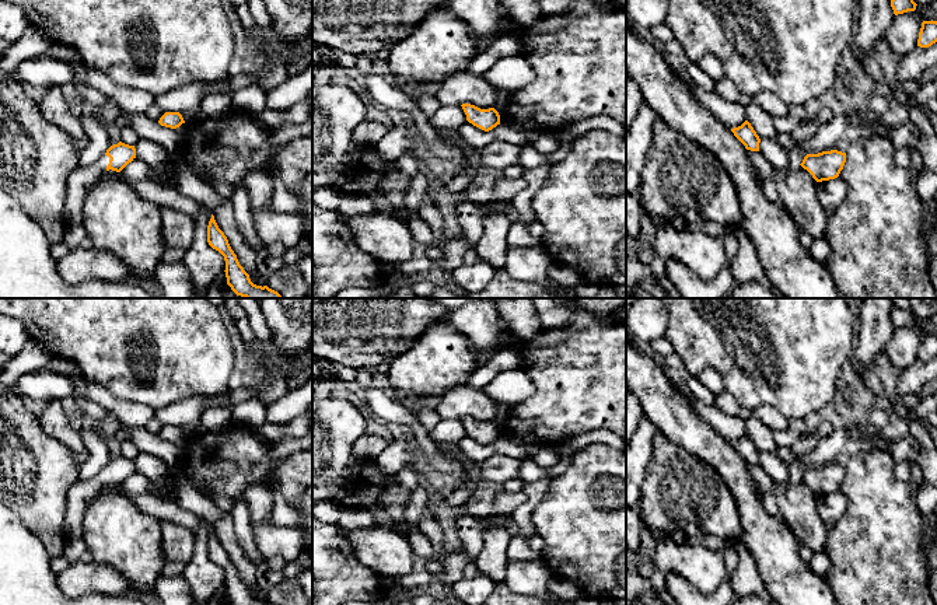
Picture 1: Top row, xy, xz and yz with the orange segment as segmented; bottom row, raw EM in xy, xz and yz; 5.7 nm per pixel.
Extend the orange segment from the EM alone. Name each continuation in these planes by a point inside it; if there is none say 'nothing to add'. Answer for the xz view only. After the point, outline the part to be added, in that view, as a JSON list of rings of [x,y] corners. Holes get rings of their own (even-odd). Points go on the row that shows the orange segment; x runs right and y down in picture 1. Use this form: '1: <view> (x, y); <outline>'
nothing to add

